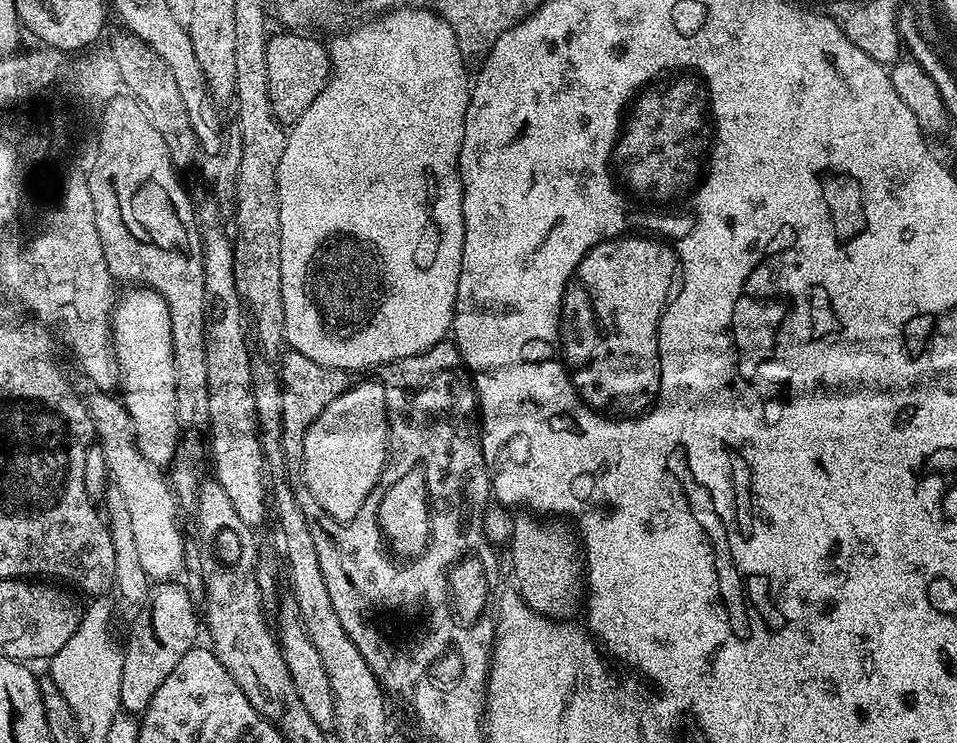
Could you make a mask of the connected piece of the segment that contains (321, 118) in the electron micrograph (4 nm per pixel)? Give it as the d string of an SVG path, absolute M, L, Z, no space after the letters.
M394 8L384 16L378 17L368 23L361 23L359 26L345 31L343 34L336 34L331 37L332 44L327 45L329 56L332 58L332 74L328 77L328 84L310 102L310 106L298 118L295 124L291 125L284 141L284 153L282 162L276 171L276 189L280 199L280 257L282 258L282 306L284 307L284 335L290 338L291 345L299 352L306 352L310 358L321 361L328 368L368 368L381 362L394 360L408 360L425 352L430 346L437 344L439 340L449 335L452 327L452 319L456 313L456 295L458 294L458 274L462 270L462 246L464 245L464 215L462 214L462 198L464 187L460 185L460 151L462 150L462 138L466 126L466 110L468 109L468 97L470 95L470 72L466 67L466 61L462 50L458 46L458 38L454 38L454 30L444 21L443 16L433 12L429 8Z

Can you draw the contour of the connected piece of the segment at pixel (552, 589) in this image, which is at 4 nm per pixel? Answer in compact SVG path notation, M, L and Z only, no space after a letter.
M525 516L526 518L520 520L517 519L514 523L514 527L512 529L512 536L508 541L508 549L510 548L510 560L512 562L512 570L514 572L514 576L517 580L516 584L518 586L517 593L519 594L520 598L524 601L525 604L528 604L535 612L539 613L540 615L544 615L549 619L559 619L559 618L566 618L570 612L574 611L576 608L576 603L581 603L582 600L582 577L585 575L586 568L585 565L582 563L582 548L581 545L578 543L577 537L575 535L570 536L566 531L556 527L550 526L548 524L542 524L536 520L535 517L532 516Z

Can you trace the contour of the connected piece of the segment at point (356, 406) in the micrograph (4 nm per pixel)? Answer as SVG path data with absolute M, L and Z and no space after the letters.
M376 378L364 382L357 381L327 404L326 409L322 410L318 418L307 428L306 438L303 439L304 481L310 487L313 503L334 518L335 523L348 524L355 521L382 472L385 471L386 458L387 404L383 384Z

